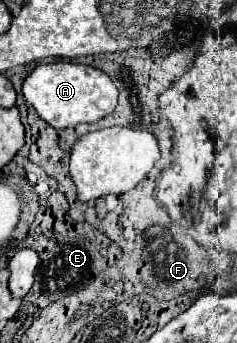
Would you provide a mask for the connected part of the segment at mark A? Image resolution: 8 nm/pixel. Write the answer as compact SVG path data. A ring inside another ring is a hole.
M52 62L36 66L24 80L22 92L26 104L30 104L44 122L58 130L82 122L96 122L108 116L116 108L118 98L116 86L102 70L74 62Z

